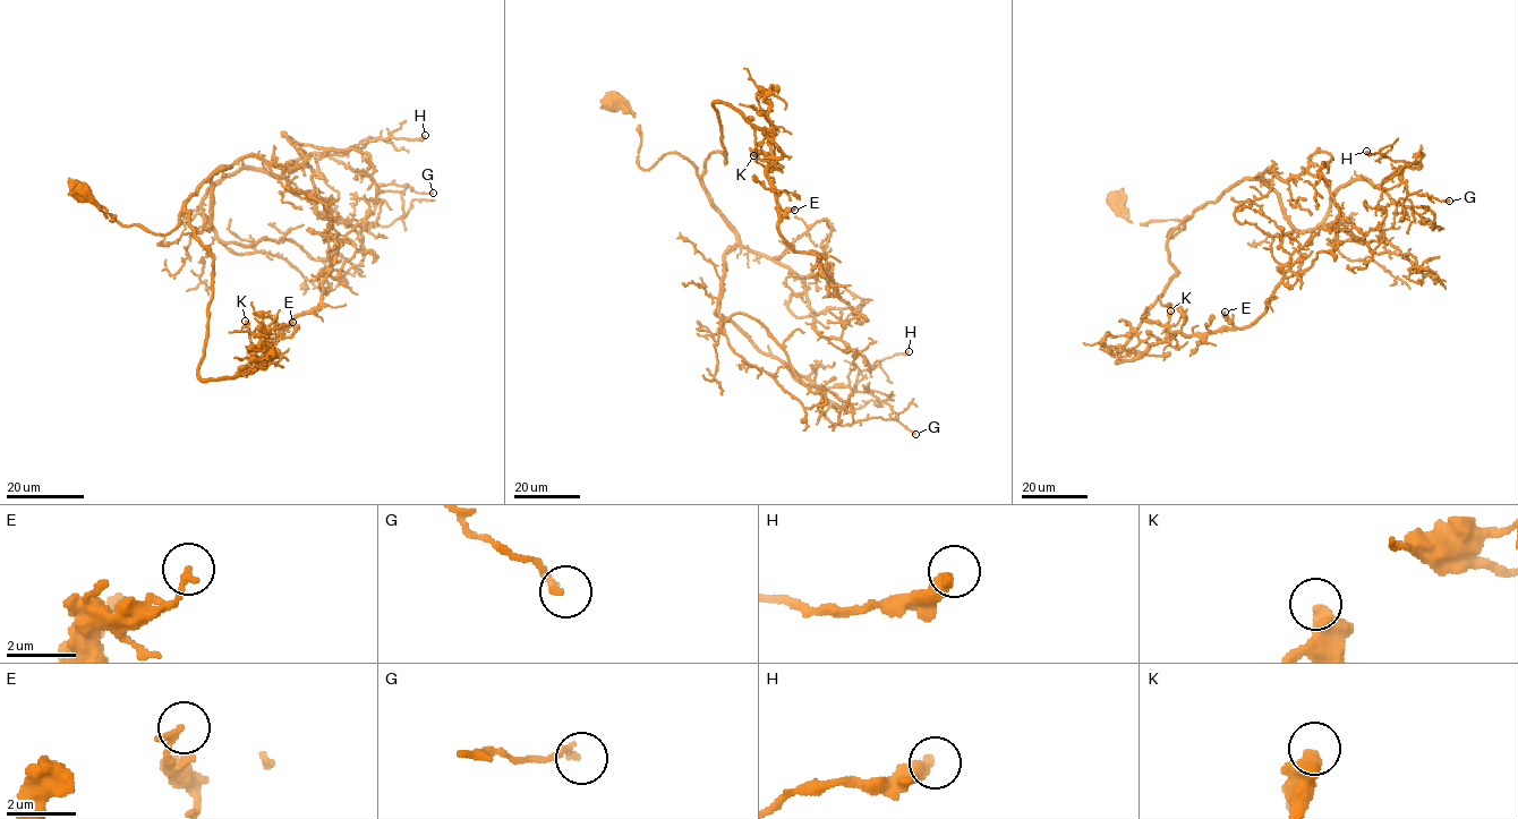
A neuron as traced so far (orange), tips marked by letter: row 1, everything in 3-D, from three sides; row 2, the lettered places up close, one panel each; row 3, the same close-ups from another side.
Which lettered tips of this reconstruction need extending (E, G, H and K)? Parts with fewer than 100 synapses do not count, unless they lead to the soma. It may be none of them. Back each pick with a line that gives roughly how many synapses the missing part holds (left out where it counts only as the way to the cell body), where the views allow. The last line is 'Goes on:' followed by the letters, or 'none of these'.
Goes on: none of these

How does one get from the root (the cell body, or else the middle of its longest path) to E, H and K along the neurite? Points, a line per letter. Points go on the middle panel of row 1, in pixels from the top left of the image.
E: (613, 101), (642, 168), (680, 153), (699, 177), (730, 103), (781, 153), (767, 178), (794, 210)
H: (613, 101), (639, 125), (638, 164), (685, 156), (736, 232), (717, 315), (838, 406), (860, 372), (909, 351)
K: (613, 101), (645, 170), (670, 152), (699, 177), (711, 153), (725, 161), (715, 101), (781, 153), (753, 155)

